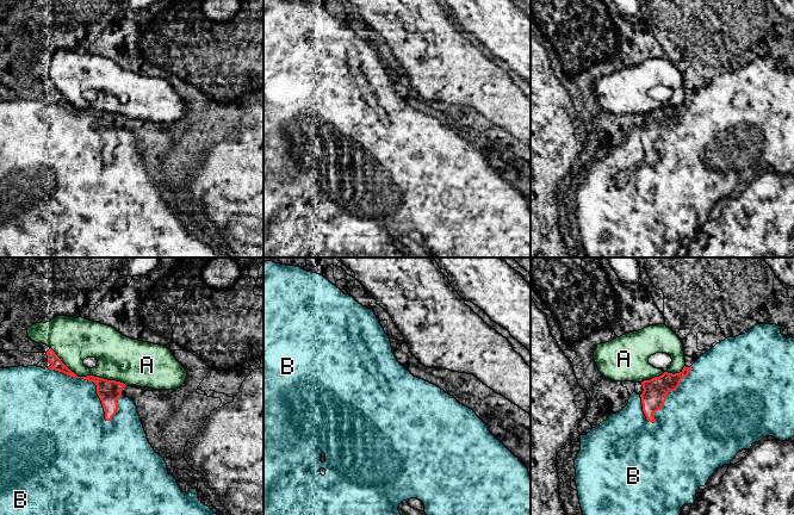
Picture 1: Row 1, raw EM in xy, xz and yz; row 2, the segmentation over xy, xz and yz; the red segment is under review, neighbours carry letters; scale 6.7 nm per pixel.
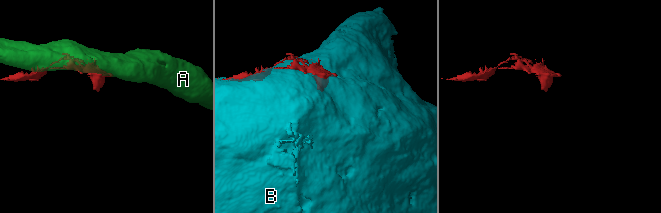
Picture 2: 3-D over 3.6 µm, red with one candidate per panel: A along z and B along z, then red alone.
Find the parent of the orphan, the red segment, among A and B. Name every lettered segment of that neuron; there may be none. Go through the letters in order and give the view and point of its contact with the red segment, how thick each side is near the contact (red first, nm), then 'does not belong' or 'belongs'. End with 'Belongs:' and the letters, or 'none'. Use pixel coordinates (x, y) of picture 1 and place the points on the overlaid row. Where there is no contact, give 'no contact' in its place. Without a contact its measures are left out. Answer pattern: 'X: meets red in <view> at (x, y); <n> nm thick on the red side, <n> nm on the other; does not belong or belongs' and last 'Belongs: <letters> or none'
A: meets red in xy at (87, 376); 160 nm thick on the red side, 280 nm on the other; does not belong
B: meets red in xy at (93, 382); 160 nm thick on the red side, 440 nm on the other; belongs
Belongs: B

